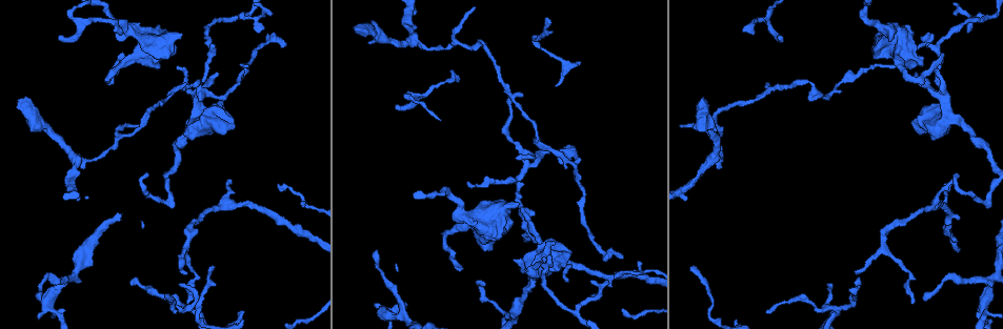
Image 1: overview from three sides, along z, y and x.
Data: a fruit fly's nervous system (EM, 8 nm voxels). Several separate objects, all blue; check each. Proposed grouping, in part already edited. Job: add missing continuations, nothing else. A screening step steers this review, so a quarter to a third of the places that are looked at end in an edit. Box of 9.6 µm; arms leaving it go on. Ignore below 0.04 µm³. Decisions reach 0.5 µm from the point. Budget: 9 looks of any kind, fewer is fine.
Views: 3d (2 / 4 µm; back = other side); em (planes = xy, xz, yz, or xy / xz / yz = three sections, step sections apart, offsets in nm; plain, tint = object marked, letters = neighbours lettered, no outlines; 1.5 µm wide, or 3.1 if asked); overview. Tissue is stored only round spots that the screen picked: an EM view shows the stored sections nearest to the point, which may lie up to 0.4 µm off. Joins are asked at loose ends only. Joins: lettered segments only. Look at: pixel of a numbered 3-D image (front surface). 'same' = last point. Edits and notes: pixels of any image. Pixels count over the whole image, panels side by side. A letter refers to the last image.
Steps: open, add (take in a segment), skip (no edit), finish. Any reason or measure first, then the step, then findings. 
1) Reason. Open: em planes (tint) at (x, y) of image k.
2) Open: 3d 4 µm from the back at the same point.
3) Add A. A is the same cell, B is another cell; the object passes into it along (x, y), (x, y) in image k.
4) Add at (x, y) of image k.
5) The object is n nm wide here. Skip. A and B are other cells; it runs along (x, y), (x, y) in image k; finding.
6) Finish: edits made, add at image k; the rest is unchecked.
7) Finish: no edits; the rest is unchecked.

Branch stops here. Open: 3d 4 µm at (122, 56) of image 1.

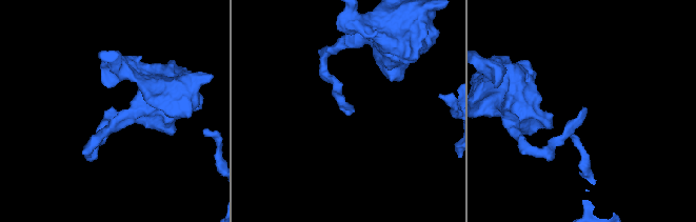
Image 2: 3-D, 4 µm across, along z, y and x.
Open: em planes (letters) at (349, 113) of image 2.

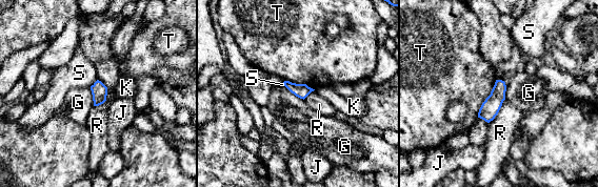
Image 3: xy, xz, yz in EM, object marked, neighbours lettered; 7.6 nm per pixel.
The longest contact is with T, 320 nm. Skip. G, J, K, R, S and T are other cells; a border runs along (504, 99), (498, 113), (489, 123) in image 3; none of them fits.

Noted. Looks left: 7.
Thick end. Open: 3d 2 µm at (180, 34) of image 1.

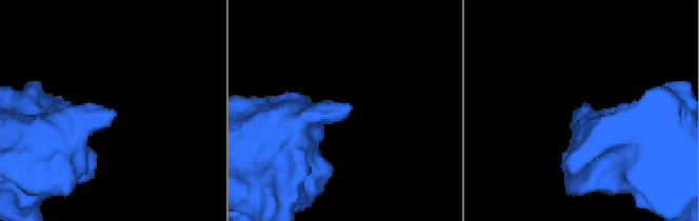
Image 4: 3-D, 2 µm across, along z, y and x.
Need the tissue. Open: em xy step 4 (letters) at (578, 116) of image 4.

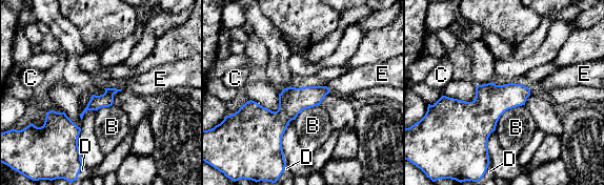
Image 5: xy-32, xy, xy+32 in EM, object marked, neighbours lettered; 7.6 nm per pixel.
Another direction. Open: em planes (letters) at the same point.

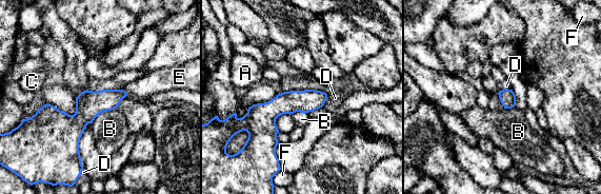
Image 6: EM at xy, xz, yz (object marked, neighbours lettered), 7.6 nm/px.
Add at (156, 81) of image 6. E is the same cell, A, B, C, D and F are other cells; it goes on there.

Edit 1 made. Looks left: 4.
Free end. Open: 3d 2 µm at (555, 242) of image 1.

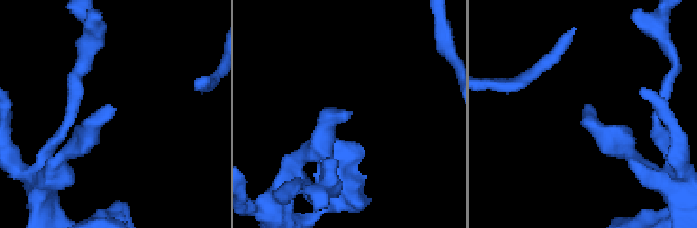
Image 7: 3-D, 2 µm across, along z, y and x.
Shape alone is not enough. Open: em planes (letters) at (110, 104) of image 7.

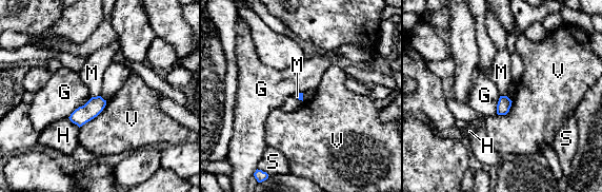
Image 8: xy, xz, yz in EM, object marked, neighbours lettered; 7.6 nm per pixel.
Skip. G, H, M, S and V are other cells; none of them fits.

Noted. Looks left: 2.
Finish: edits made, add at image 6; the rest is unchecked.

